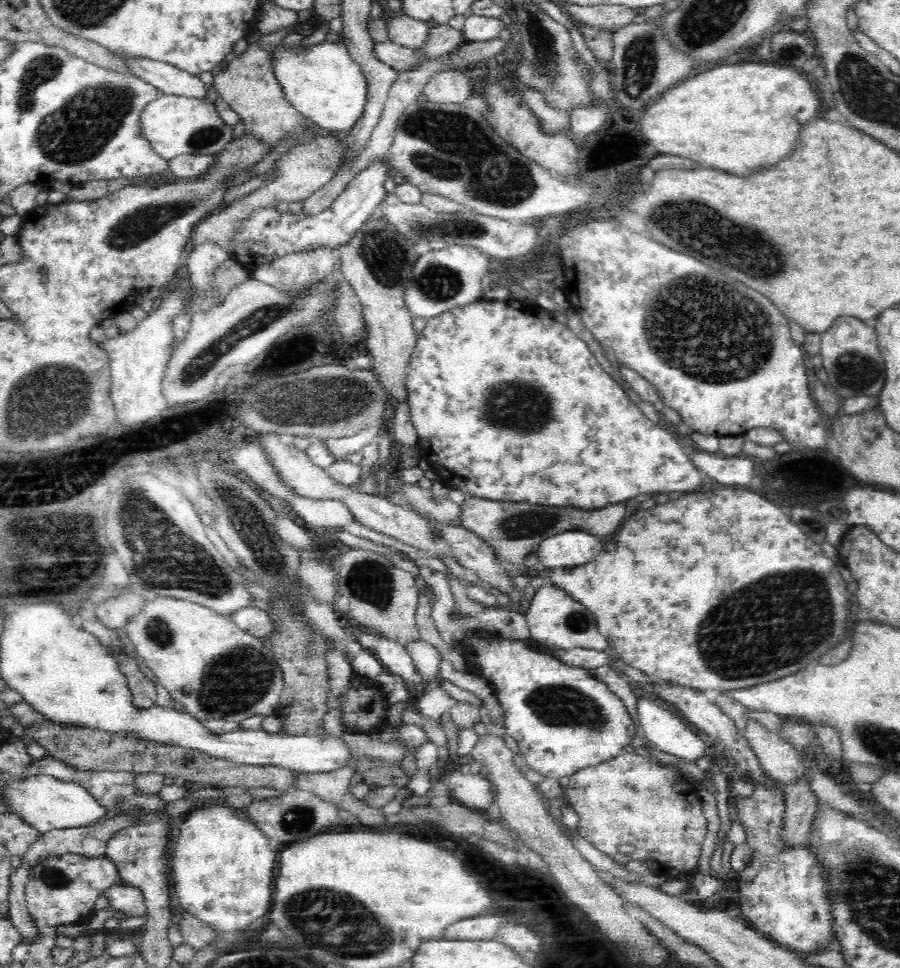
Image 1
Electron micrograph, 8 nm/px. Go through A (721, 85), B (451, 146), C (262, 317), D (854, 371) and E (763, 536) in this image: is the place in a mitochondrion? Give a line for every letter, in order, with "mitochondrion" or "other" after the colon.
A: other
B: mitochondrion
C: mitochondrion
D: mitochondrion
E: other

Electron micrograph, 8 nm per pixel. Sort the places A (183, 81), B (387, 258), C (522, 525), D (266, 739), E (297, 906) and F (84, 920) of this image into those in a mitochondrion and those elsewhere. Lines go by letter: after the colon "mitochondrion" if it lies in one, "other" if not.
A: other
B: mitochondrion
C: mitochondrion
D: other
E: mitochondrion
F: other

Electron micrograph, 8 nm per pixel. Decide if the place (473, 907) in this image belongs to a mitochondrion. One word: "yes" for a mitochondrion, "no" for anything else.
no

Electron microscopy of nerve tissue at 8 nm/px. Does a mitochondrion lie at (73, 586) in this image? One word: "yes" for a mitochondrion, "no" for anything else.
no

